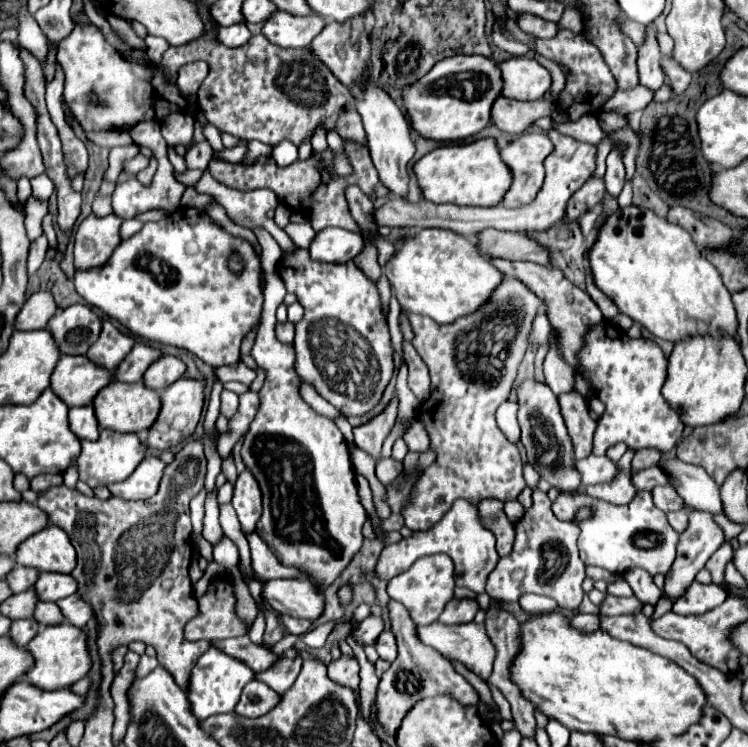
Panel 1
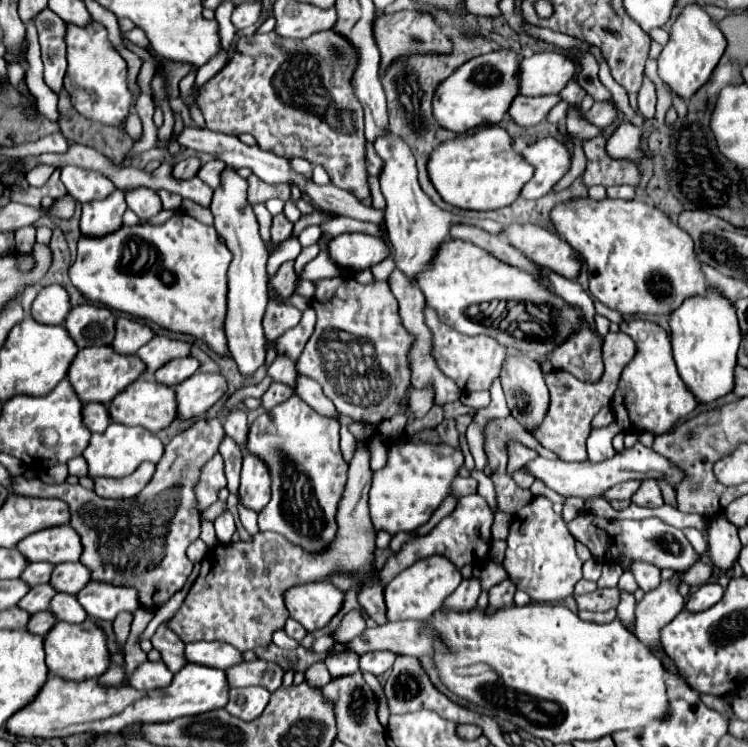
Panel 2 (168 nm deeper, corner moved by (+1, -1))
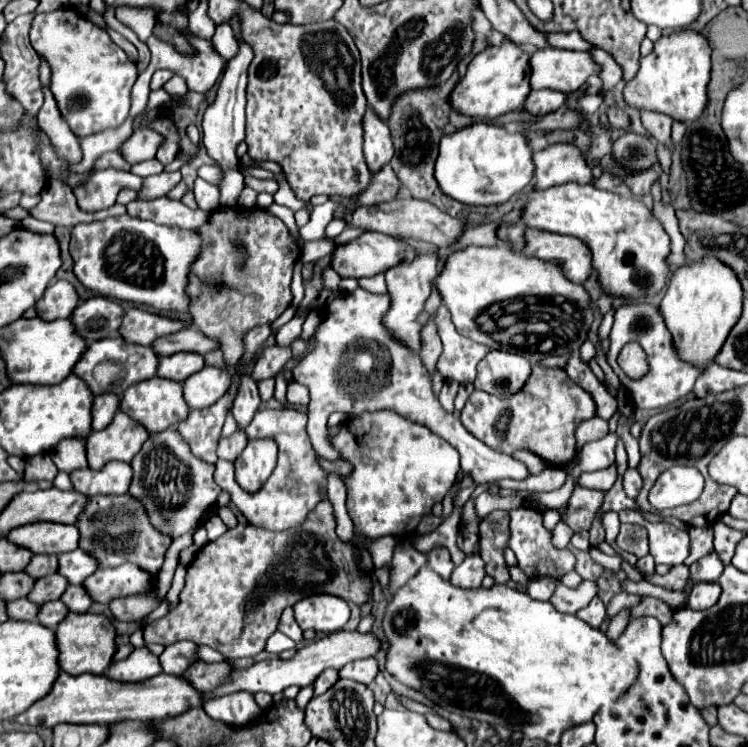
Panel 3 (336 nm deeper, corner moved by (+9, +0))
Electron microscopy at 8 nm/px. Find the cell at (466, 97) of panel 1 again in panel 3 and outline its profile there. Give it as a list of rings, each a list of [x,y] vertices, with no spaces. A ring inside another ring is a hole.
[[[505,42],[501,46],[489,46],[479,52],[467,68],[467,74],[455,84],[453,92],[449,94],[449,104],[455,112],[471,118],[493,120],[513,110],[521,110],[523,100],[529,92],[529,54],[525,54],[517,44]]]

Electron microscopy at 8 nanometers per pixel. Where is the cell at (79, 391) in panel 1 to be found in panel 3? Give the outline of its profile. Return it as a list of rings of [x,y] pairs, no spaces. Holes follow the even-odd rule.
[[[105,338],[105,340],[93,342],[91,346],[87,346],[87,350],[83,352],[83,358],[77,360],[73,374],[79,376],[81,380],[85,380],[85,384],[89,386],[93,396],[107,394],[107,392],[121,396],[123,390],[127,390],[131,384],[137,384],[141,380],[149,380],[151,376],[155,376],[157,364],[159,364],[159,358],[151,352],[151,348],[131,346],[131,344],[123,342],[123,338]],[[97,366],[99,366],[99,382],[95,378]],[[103,366],[109,366],[109,368],[103,368]],[[109,370],[111,370],[111,376],[109,376]]]

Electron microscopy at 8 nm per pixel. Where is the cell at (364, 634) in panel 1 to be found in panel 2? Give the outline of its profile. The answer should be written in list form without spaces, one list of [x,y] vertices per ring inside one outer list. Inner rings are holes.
[[[337,653],[337,655],[329,655],[325,659],[327,671],[331,673],[331,679],[335,677],[343,677],[343,675],[351,675],[359,671],[359,657],[355,653]]]

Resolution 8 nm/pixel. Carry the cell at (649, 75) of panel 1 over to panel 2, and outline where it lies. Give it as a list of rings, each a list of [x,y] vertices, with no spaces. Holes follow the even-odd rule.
[[[645,77],[643,87],[639,91],[639,111],[643,117],[653,117],[655,115],[655,85]]]

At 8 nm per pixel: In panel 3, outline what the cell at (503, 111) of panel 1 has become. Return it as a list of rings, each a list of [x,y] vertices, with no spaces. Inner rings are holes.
[[[537,90],[531,92],[523,104],[523,110],[535,118],[541,118],[553,110],[557,110],[559,106],[563,106],[565,102],[565,94],[563,92],[555,92],[555,90]]]

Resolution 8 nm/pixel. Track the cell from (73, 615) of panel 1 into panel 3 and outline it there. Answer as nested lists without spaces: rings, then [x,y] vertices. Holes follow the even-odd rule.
[[[123,564],[119,568],[101,568],[91,574],[83,586],[93,602],[109,604],[115,598],[125,598],[145,592],[155,576],[147,576],[135,564]]]

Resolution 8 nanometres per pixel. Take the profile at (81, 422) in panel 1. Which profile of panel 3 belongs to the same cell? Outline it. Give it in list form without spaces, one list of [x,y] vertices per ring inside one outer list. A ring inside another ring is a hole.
[[[115,394],[95,396],[93,408],[91,408],[91,416],[93,416],[91,428],[101,430],[103,426],[107,426],[113,420],[117,410],[119,410],[119,396],[115,396]]]

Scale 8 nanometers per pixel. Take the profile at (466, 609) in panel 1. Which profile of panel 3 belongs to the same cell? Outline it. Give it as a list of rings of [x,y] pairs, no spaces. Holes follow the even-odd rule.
[[[467,556],[465,562],[453,570],[449,582],[455,584],[457,588],[473,590],[481,586],[483,578],[485,578],[485,570],[483,570],[481,556]]]

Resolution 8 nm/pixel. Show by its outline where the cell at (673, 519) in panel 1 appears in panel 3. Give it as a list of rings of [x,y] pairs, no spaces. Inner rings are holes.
[[[689,528],[689,538],[691,538],[691,554],[685,560],[687,566],[691,566],[699,556],[705,556],[713,548],[713,528]]]

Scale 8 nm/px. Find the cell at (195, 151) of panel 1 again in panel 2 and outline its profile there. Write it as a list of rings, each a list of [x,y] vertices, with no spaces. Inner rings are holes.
[[[195,157],[183,159],[183,161],[179,161],[179,163],[175,165],[173,177],[175,177],[175,179],[191,179],[191,177],[197,175],[199,165],[201,165],[201,163],[199,163],[199,159],[195,159]]]

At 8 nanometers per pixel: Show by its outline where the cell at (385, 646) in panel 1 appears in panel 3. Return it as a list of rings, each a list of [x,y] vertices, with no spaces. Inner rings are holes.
[[[367,658],[367,660],[353,660],[353,662],[349,662],[347,666],[343,666],[339,670],[339,676],[355,680],[355,682],[361,682],[361,684],[371,684],[375,680],[377,672],[379,672],[377,660],[375,658]]]

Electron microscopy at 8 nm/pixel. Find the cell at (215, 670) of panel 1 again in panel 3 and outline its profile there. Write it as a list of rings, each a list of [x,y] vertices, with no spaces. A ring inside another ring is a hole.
[[[59,672],[51,692],[37,700],[29,710],[19,714],[15,718],[17,724],[29,724],[29,726],[41,726],[45,722],[45,728],[53,728],[55,724],[115,724],[123,720],[143,720],[143,722],[155,722],[163,718],[177,716],[181,712],[187,712],[191,708],[203,706],[203,694],[183,676],[171,676],[171,674],[159,674],[143,682],[117,682],[107,678],[105,674],[83,674],[83,676],[69,676],[67,672]]]

